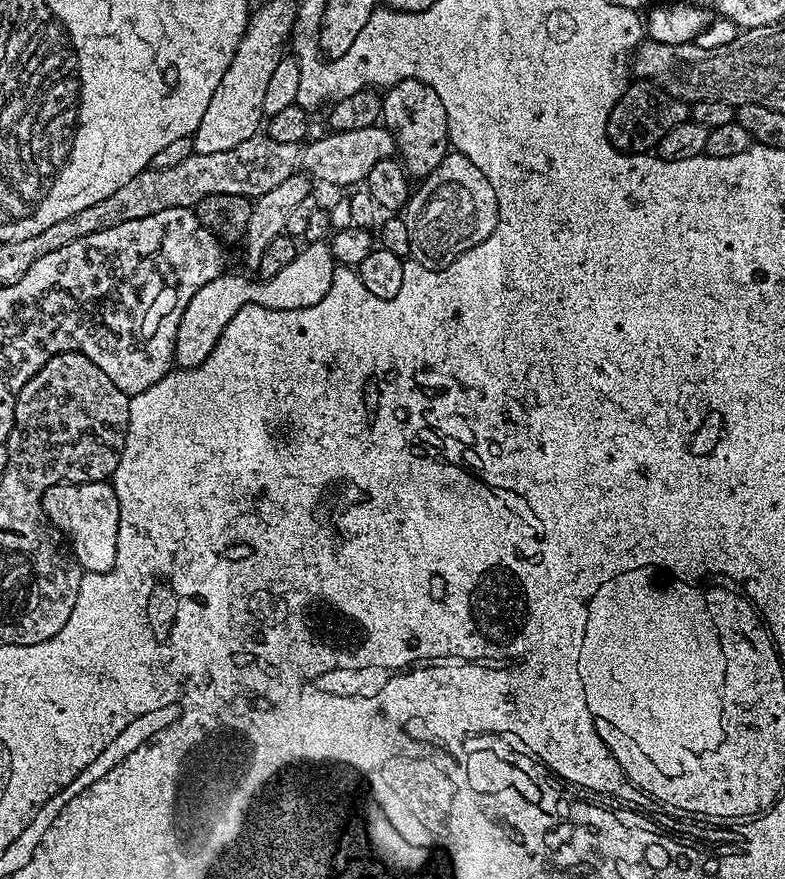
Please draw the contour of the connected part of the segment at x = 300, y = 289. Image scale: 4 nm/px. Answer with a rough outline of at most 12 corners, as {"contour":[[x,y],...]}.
{"contour":[[313,240],[273,278],[223,277],[190,298],[180,323],[189,365],[211,354],[244,304],[272,310],[322,302],[338,267]]}

